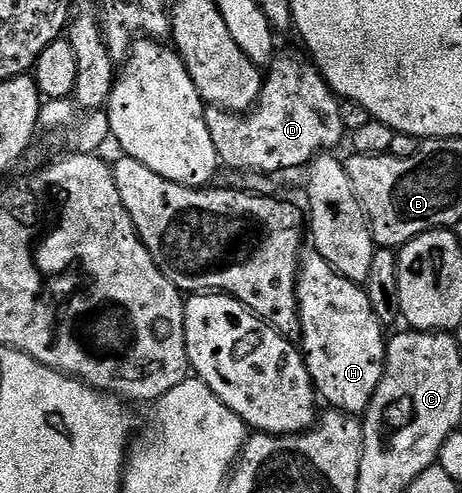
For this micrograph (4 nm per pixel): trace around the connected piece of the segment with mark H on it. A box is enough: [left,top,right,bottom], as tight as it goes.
[299,249,387,416]

